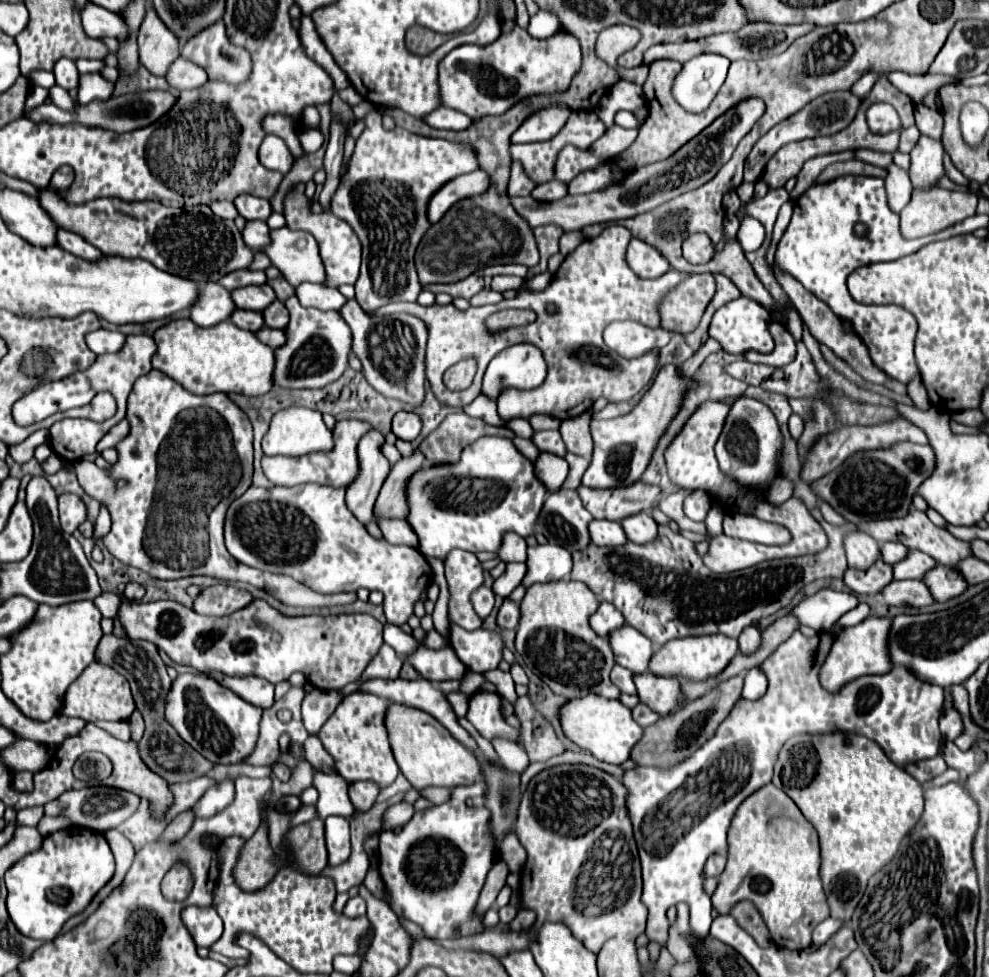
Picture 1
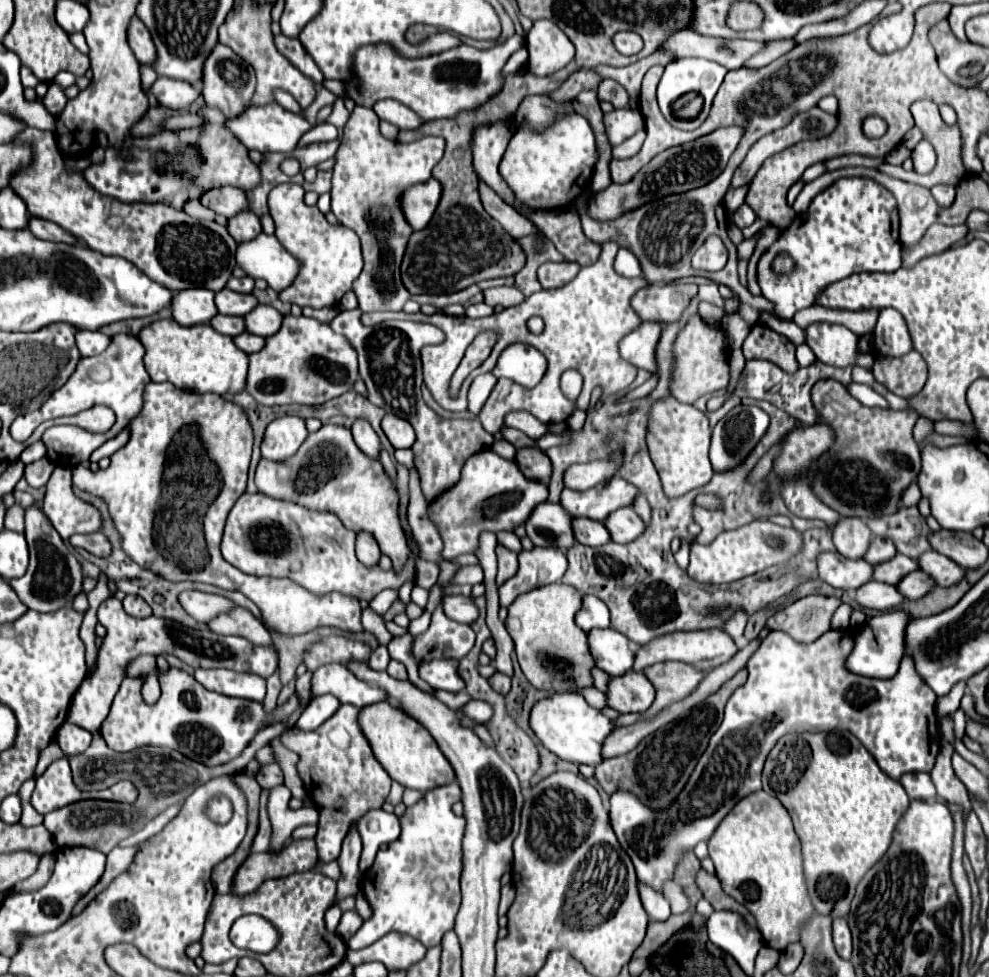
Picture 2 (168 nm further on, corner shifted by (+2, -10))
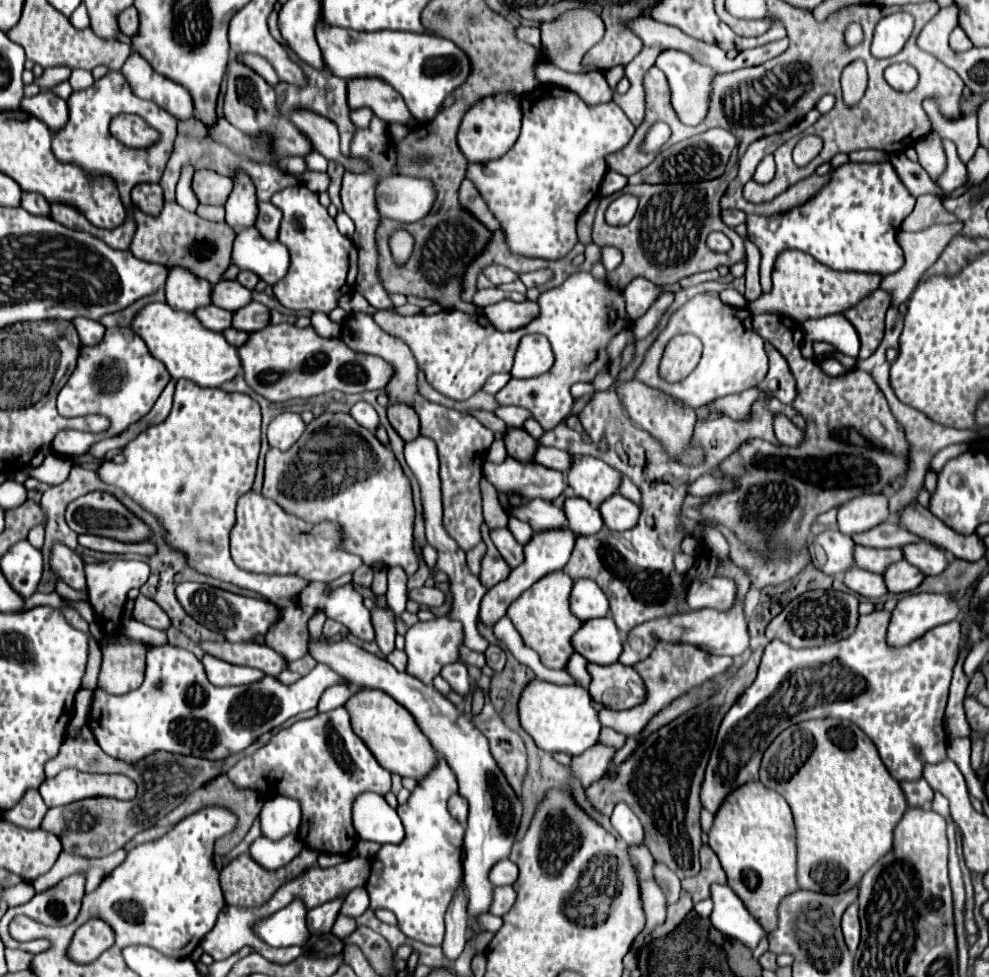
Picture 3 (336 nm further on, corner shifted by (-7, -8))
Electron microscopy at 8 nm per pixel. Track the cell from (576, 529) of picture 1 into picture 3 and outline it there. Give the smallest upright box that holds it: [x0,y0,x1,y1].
[510,500,566,532]

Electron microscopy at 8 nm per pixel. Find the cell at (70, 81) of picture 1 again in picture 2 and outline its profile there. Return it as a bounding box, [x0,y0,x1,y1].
[43,84,67,116]

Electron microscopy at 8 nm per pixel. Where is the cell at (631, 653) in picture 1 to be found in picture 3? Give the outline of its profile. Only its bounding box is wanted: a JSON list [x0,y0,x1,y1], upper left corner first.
[572,616,622,664]

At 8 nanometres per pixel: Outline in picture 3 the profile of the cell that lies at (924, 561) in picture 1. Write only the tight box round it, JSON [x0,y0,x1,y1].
[854,546,904,574]

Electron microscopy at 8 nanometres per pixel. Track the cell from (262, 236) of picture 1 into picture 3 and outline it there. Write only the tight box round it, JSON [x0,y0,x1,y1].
[226,174,258,228]

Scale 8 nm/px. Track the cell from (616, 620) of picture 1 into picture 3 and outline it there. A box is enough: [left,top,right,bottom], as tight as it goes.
[570,580,610,622]

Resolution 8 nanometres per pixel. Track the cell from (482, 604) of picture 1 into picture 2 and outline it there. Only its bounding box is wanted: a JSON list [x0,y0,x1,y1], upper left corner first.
[441,596,477,624]

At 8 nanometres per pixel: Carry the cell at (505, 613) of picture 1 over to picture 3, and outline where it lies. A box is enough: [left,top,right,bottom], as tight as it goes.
[484,644,506,672]

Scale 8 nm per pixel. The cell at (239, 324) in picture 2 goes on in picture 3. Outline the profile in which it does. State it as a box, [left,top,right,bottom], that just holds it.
[196,304,232,332]

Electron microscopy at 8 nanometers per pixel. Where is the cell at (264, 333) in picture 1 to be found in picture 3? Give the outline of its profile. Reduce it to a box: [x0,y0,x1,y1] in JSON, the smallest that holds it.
[224,328,250,348]

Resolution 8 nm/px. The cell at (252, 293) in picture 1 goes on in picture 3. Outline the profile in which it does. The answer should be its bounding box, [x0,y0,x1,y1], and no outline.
[212,280,252,312]

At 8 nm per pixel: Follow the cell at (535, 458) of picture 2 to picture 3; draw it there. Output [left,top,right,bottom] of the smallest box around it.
[504,428,538,462]

